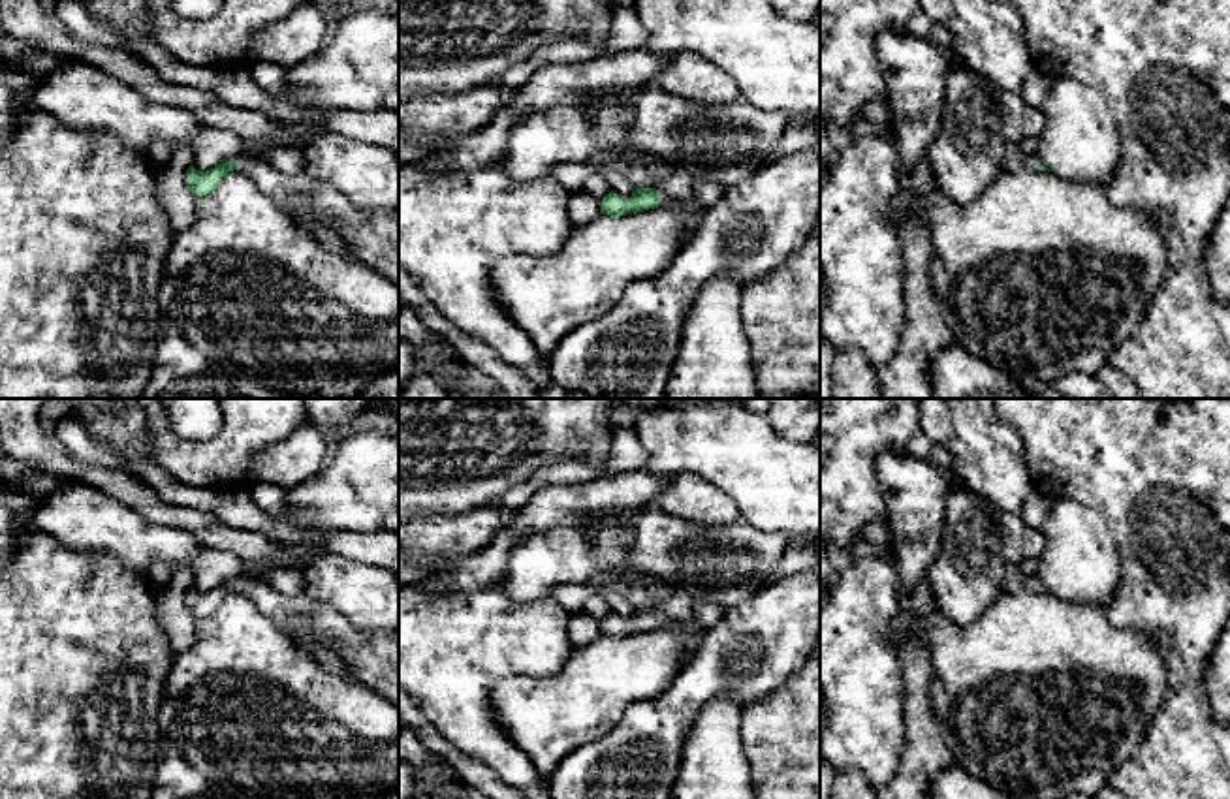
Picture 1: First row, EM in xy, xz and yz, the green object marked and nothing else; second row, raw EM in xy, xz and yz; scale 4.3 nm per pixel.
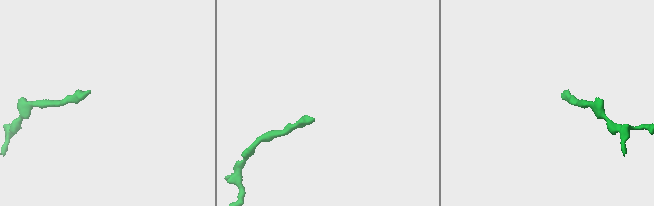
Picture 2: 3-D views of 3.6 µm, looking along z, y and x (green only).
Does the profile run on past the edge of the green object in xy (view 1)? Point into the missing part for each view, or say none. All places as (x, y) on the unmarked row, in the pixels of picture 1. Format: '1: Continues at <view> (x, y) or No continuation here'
1: Continues at xy (373, 657)

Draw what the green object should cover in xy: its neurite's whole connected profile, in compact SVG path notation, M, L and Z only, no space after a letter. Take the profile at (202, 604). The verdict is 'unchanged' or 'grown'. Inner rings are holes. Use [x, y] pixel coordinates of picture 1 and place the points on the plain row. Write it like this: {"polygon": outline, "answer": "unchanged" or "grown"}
{"polygon": "M250 577L224 581L207 592L190 587L184 600L194 617L203 619L214 613L222 600L237 588L290 635L293 634L290 619L305 617L314 639L339 647L357 681L399 707L399 628L372 634L359 632L325 603L314 603L307 594L280 594L265 581Z", "answer": "grown"}

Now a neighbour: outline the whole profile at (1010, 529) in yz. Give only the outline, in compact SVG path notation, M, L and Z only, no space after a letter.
M1002 511L999 523L999 543L1001 543L1001 556L1006 566L1019 566L1023 562L1023 530L1025 523L1021 513Z

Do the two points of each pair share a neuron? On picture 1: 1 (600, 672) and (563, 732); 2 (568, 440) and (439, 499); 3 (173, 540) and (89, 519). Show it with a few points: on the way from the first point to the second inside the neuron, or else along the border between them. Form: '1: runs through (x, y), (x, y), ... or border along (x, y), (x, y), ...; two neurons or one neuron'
1: runs through (595, 687), (567, 717); one neuron
2: runs through (536, 440), (504, 440), (471, 470); one neuron
3: runs through (153, 540), (132, 540), (110, 529); one neuron

